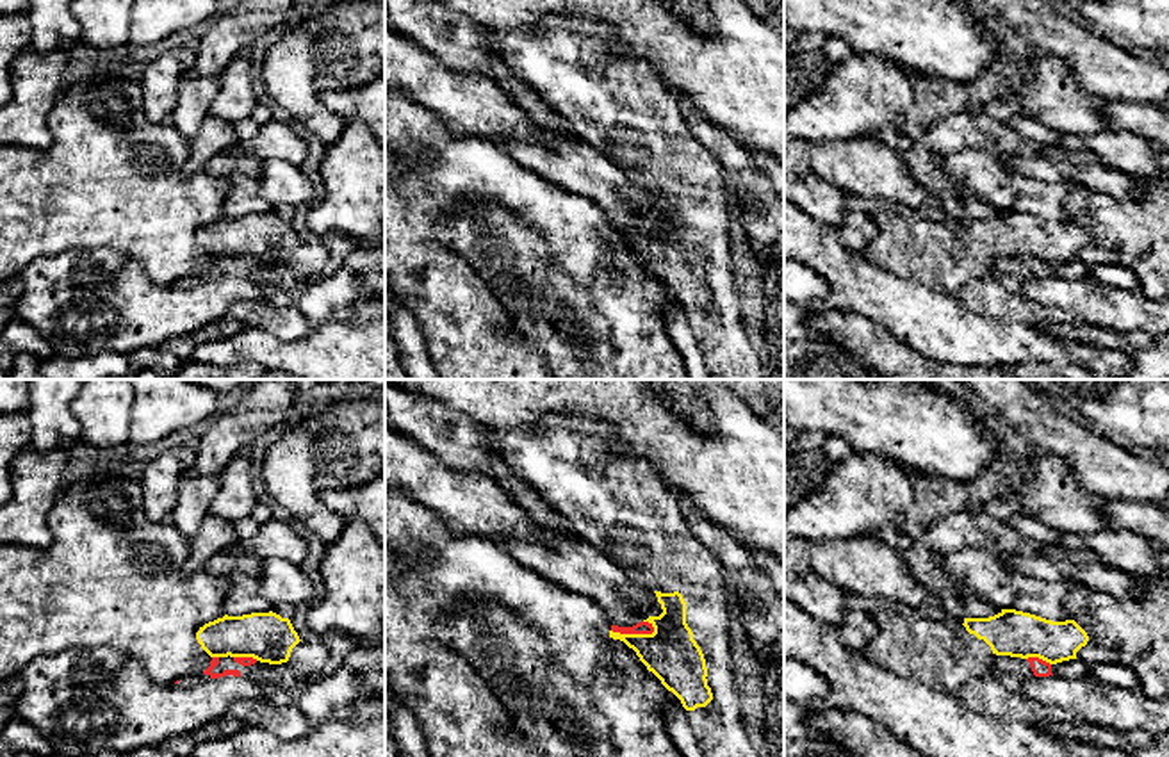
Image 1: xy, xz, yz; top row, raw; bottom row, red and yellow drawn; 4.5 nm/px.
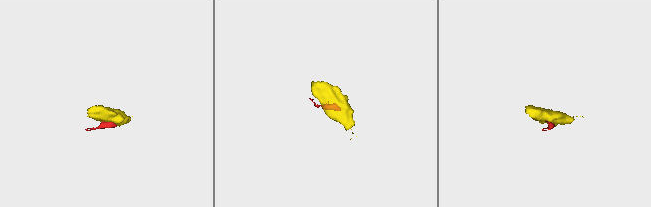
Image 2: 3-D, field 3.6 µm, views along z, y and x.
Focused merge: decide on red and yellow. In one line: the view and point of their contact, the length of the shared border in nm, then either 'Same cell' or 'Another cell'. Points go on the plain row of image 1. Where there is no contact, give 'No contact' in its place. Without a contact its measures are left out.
Touches red at xz (633, 234). Shared border 200 nm. Another cell

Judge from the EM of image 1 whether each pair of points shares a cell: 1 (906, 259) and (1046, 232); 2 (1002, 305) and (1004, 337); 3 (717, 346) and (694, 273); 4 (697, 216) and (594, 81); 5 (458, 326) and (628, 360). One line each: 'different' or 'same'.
1: same
2: different
3: same
4: same
5: same

